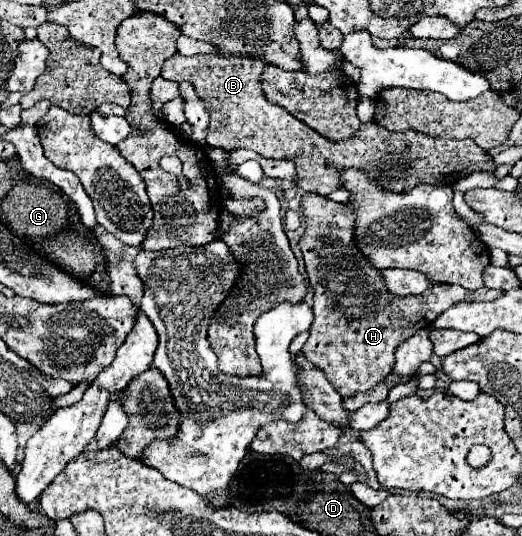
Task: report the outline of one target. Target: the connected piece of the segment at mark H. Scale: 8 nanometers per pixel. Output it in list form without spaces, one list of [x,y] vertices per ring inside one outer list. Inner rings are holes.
[[[305,192],[301,196],[301,214],[307,228],[299,240],[299,248],[315,290],[315,318],[309,328],[309,340],[301,352],[313,366],[325,372],[325,378],[343,398],[379,386],[391,372],[395,348],[417,330],[431,326],[435,318],[455,302],[487,302],[503,294],[503,290],[485,286],[481,290],[465,290],[461,286],[435,284],[421,296],[397,298],[385,290],[381,272],[357,250],[353,242],[357,214],[353,214],[353,210],[327,196]]]

